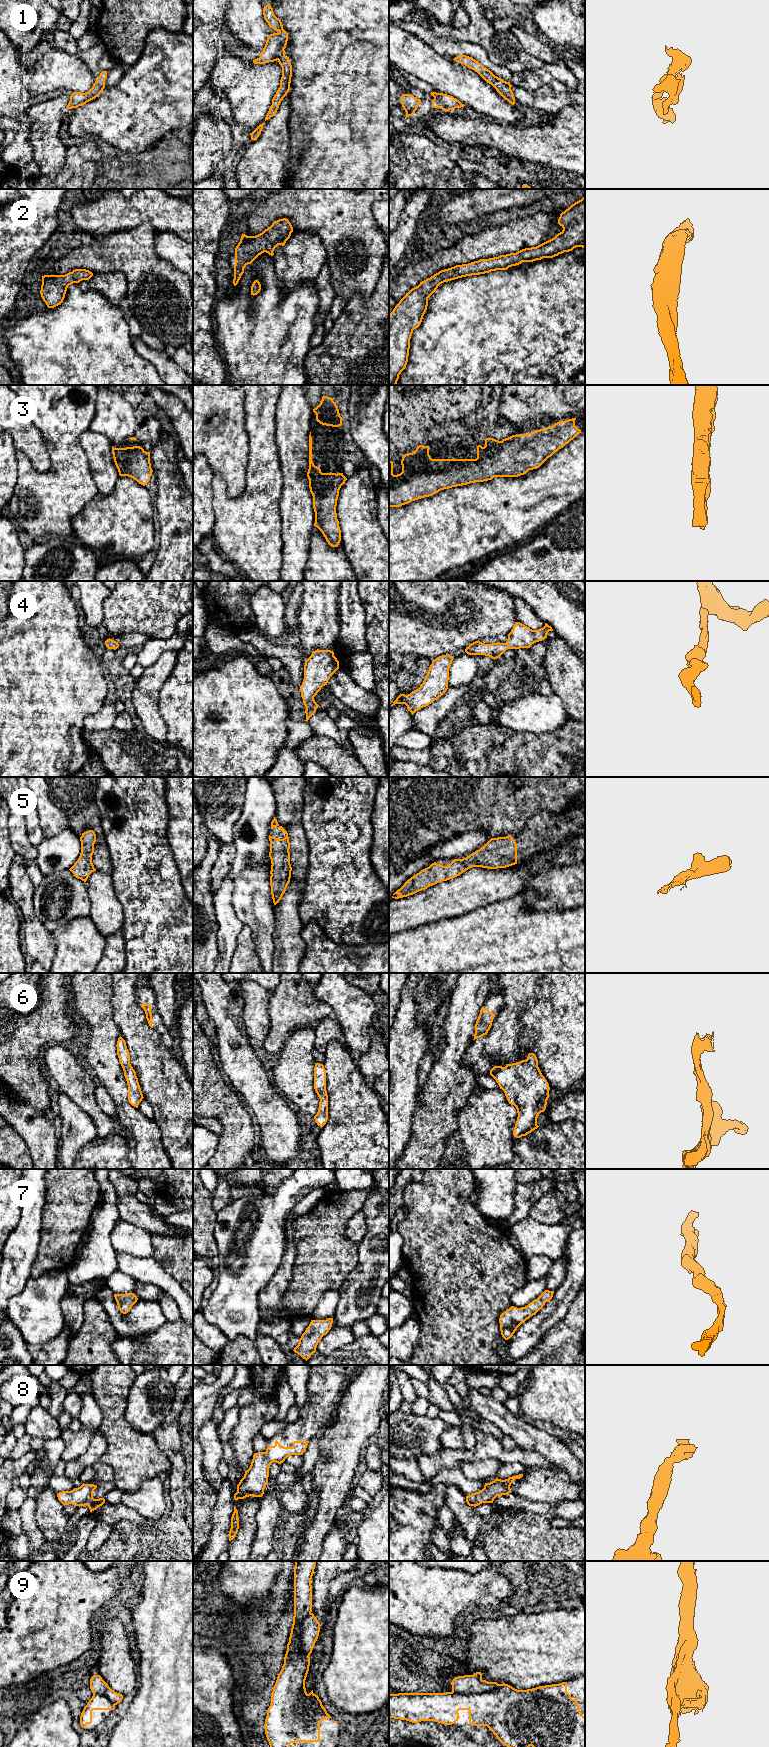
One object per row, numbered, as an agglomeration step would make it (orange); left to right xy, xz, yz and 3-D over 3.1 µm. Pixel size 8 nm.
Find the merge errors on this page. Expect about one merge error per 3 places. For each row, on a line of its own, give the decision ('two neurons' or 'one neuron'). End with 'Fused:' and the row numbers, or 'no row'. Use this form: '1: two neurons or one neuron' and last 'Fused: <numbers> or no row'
1: one neuron
2: one neuron
3: one neuron
4: one neuron
5: one neuron
6: one neuron
7: one neuron
8: one neuron
9: two neurons
Fused: 9

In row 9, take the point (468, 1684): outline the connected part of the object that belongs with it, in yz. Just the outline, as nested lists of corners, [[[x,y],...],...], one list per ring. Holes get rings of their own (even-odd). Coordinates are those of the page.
[[[481,1672],[473,1675],[464,1675],[455,1677],[452,1682],[452,1692],[456,1694],[477,1694],[490,1692],[499,1684],[497,1682],[488,1682],[482,1679]]]

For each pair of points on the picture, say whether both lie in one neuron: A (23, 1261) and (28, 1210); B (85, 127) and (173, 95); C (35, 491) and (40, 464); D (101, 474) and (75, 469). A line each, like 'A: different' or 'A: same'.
A: same
B: same
C: different
D: different

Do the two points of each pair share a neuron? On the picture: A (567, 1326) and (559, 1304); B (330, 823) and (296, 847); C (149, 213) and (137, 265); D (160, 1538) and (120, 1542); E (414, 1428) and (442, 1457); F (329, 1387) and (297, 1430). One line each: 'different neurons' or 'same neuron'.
A: different neurons
B: different neurons
C: different neurons
D: same neuron
E: different neurons
F: same neuron

